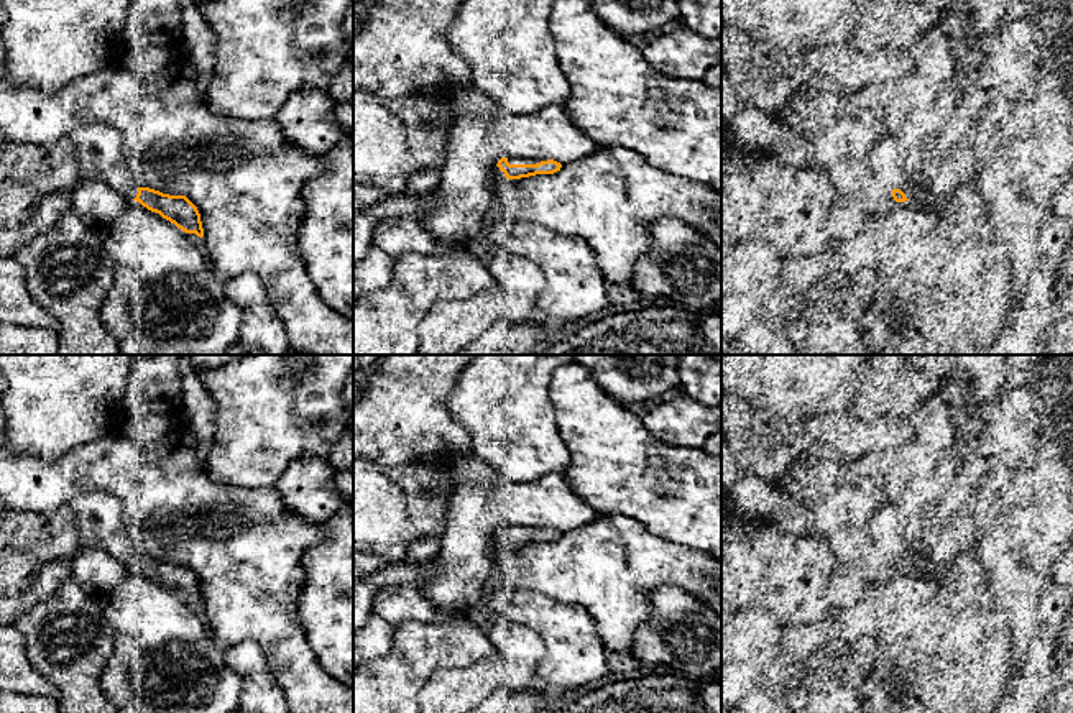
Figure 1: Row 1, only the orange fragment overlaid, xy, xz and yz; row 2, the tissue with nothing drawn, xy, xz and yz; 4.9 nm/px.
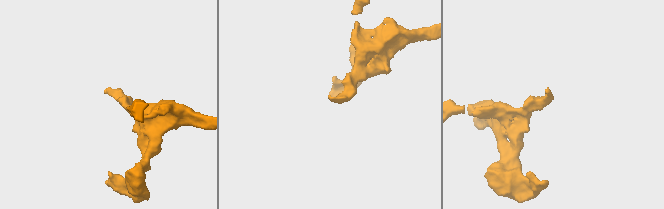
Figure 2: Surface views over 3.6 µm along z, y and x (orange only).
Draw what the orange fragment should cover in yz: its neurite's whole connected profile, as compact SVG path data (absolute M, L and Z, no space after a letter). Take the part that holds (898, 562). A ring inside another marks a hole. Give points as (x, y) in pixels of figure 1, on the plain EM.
M886 498L866 526L866 532L892 555L896 570L922 567L920 554L909 545L904 518L891 499Z

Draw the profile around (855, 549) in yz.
M840 529L833 545L840 562L861 575L868 585L879 586L896 572L892 555L879 547L866 529Z

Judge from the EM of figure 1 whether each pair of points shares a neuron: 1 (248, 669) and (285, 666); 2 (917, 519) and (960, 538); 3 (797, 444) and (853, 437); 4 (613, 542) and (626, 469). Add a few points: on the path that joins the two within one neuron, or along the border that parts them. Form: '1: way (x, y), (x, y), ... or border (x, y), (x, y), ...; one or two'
1: border (240, 641), (260, 648), (286, 695); two
2: way (927, 519), (935, 519), (950, 531); one
3: way (810, 436), (840, 436); one
4: border (603, 515), (633, 518), (653, 534); two

